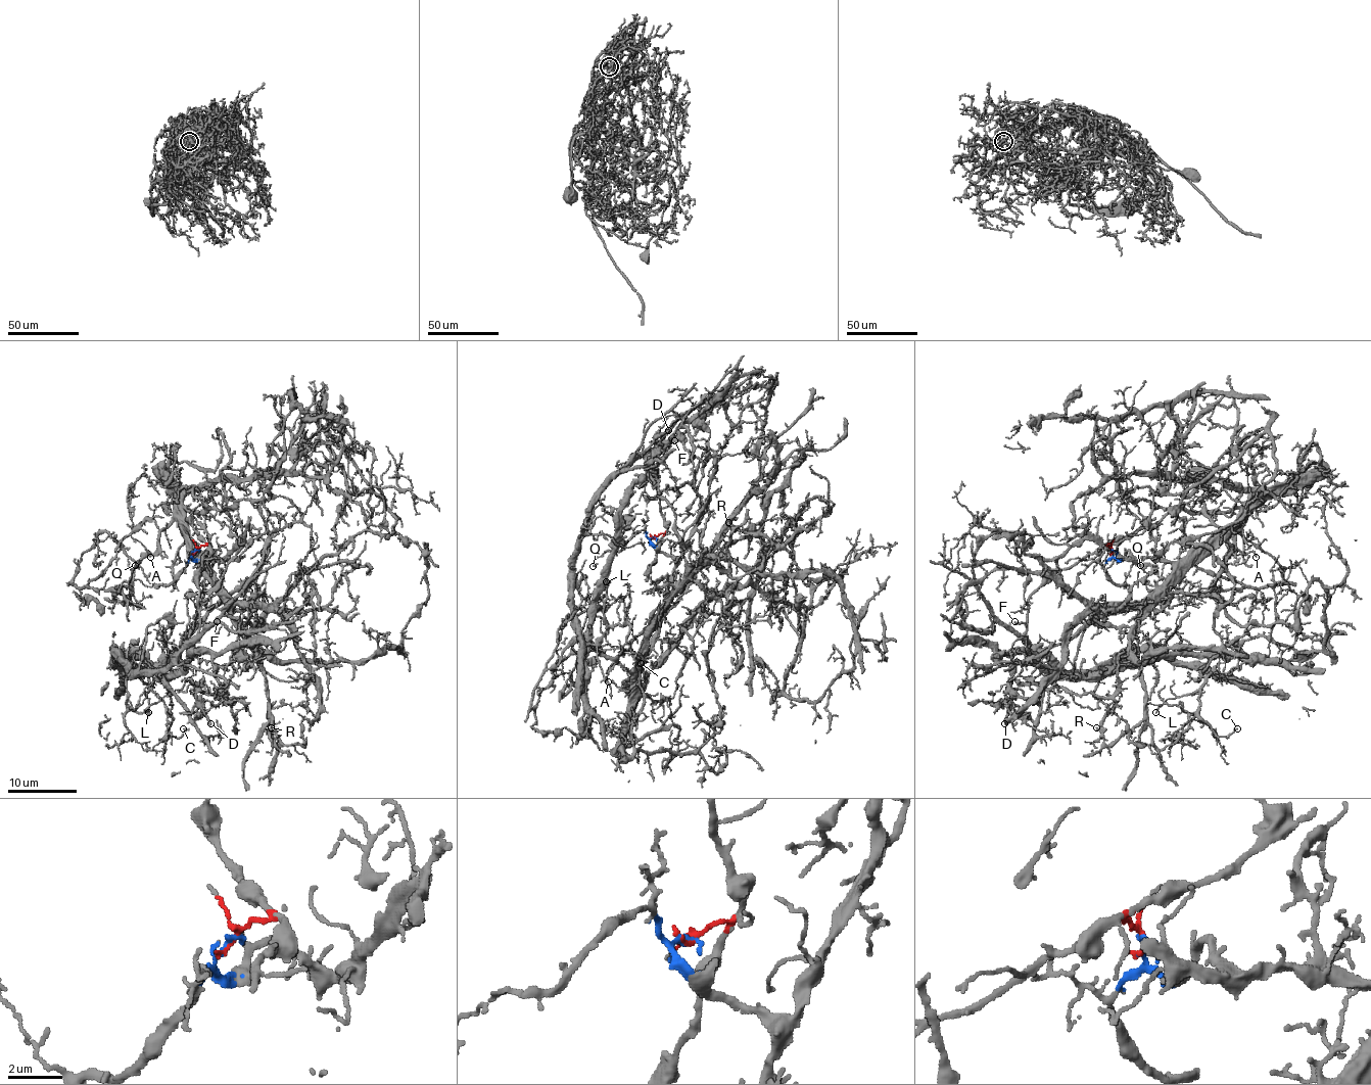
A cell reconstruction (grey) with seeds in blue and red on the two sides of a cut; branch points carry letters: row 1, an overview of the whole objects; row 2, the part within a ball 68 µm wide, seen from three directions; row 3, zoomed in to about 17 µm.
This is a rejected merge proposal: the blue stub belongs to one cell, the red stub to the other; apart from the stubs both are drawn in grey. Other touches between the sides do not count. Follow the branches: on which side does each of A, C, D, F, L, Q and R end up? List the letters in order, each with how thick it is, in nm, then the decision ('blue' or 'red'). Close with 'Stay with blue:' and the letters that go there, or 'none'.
A: calibre 110 nm; blue
C: calibre 170 nm; red
D: calibre 180 nm; blue
F: calibre 150 nm; red
L: calibre 120 nm; red
Q: calibre 150 nm; blue
R: calibre 280 nm; blue
Stay with blue: A, D, Q, R

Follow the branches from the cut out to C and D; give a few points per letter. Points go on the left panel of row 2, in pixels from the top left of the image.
C: (195, 552), (208, 547), (198, 632), (160, 669), (135, 671), (115, 652), (148, 677), (171, 737), (183, 727)
D: (195, 551), (218, 557), (210, 584), (238, 631), (226, 688), (218, 697), (193, 682), (210, 724)

